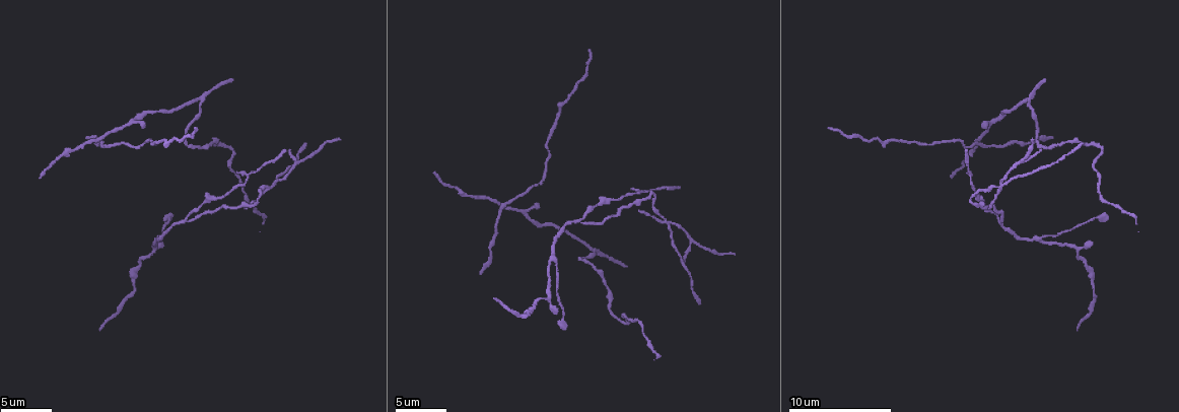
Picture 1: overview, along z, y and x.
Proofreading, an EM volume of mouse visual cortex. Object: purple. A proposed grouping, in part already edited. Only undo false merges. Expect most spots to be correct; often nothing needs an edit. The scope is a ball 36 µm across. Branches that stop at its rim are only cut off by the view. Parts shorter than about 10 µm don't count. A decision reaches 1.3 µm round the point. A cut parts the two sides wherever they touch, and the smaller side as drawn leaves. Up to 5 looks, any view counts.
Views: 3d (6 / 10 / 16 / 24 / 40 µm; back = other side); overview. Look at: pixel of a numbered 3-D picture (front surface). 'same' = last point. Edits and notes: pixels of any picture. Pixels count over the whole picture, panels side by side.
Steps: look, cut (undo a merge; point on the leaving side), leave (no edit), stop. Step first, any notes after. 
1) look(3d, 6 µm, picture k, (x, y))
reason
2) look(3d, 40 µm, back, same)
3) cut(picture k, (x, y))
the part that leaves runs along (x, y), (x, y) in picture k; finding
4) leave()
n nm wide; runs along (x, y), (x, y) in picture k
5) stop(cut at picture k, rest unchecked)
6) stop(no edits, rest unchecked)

look(3d, 10 µm, picture 1, (549, 260))
calibre changes

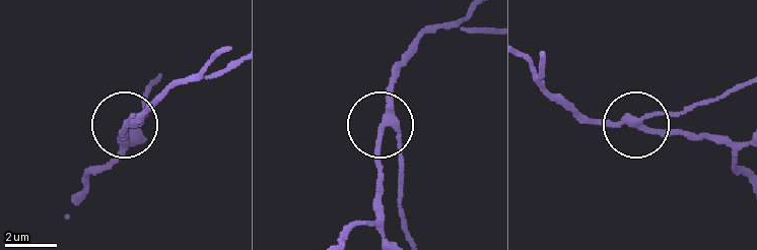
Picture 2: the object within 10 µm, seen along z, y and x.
look(3d, 10 µm, back, picture 2, (380, 129))
from behind

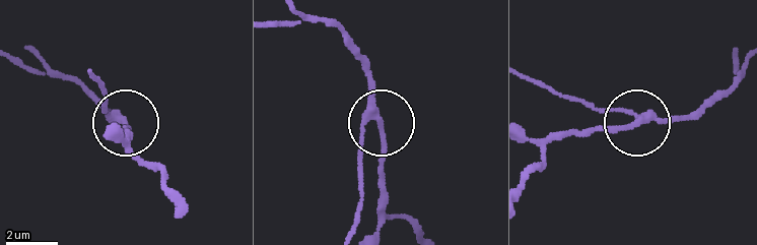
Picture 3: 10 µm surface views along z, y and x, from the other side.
leave()
220 nm wide; runs along (275, 20), (327, 23), (364, 67), (380, 132), (380, 189) in picture 3; continuous, no second neuron

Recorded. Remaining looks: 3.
look(3d, 6 µm, picture 1, (998, 217))
a fork

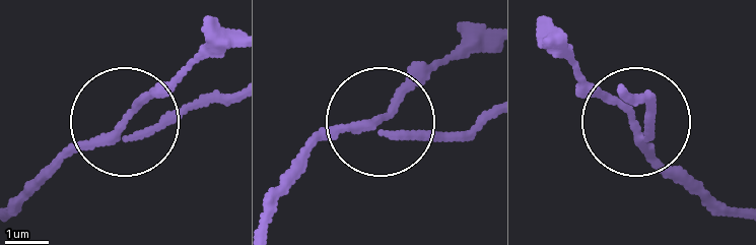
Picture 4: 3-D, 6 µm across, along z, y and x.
leave()
runs along (486, 112), (454, 130), (399, 130), (385, 119), (461, 36) in picture 4; continuous, no second neuron

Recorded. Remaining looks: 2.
look(3d, 10 µm, picture 1, (663, 219))
three-way junction

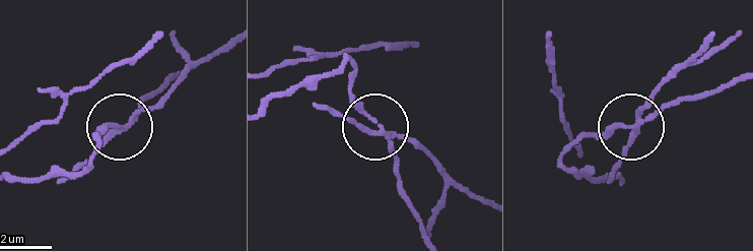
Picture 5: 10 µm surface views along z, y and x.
cut(picture 5, (352, 119))
3 arms; a second neuron is stuck on

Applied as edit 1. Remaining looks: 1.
stop(cut at picture 5, rest unchecked)

